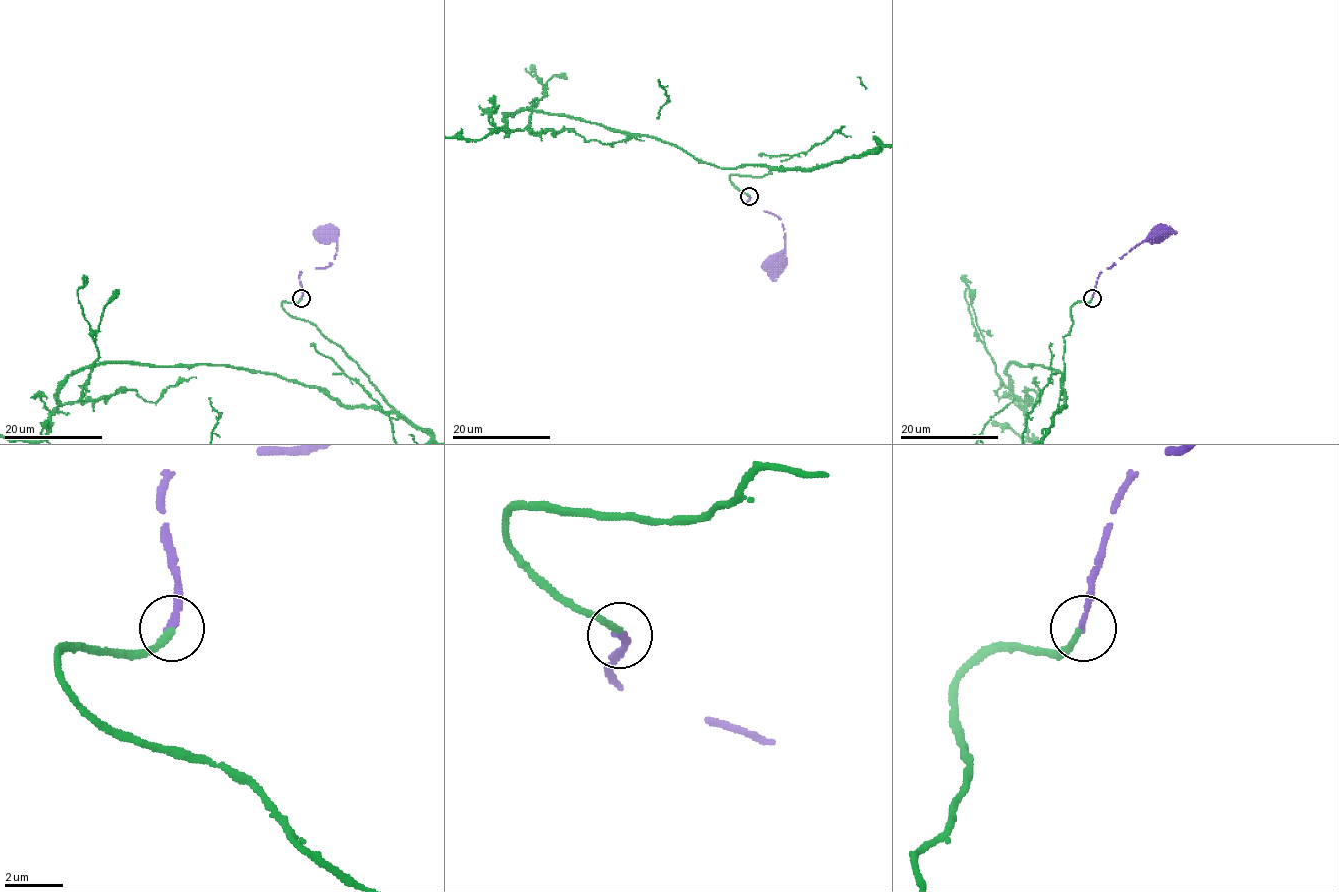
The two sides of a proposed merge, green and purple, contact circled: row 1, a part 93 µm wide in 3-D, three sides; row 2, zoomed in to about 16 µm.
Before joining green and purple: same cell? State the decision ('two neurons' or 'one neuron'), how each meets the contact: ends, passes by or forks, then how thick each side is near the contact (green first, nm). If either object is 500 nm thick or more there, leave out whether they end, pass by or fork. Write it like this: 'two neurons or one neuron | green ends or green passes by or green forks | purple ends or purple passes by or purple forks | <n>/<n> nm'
one neuron | green ends | purple ends | 240/200 nm

